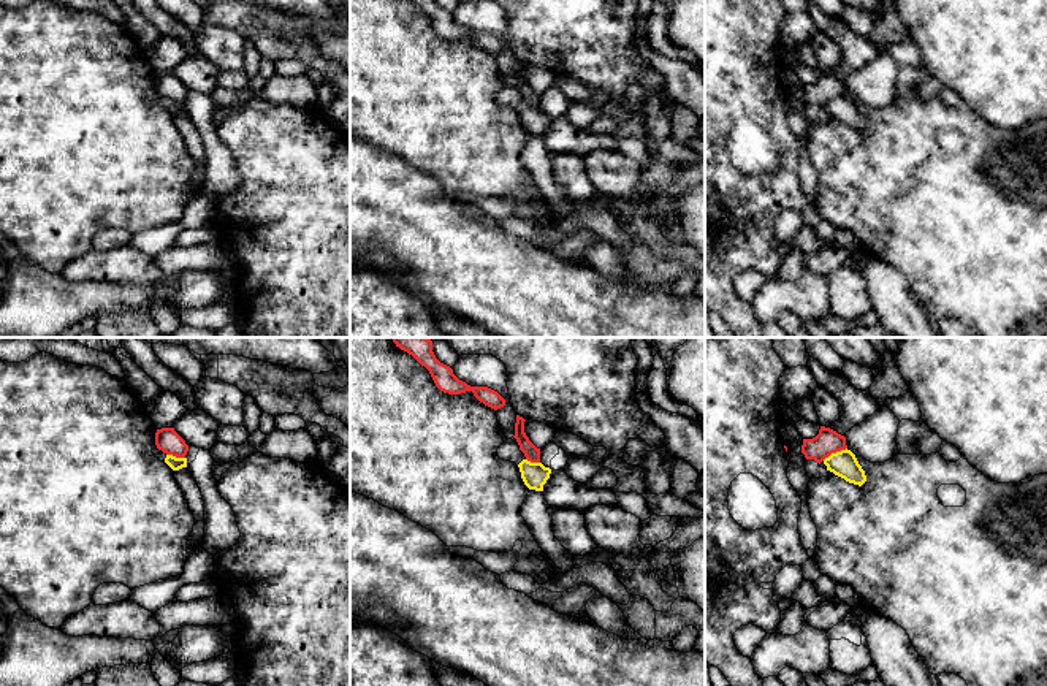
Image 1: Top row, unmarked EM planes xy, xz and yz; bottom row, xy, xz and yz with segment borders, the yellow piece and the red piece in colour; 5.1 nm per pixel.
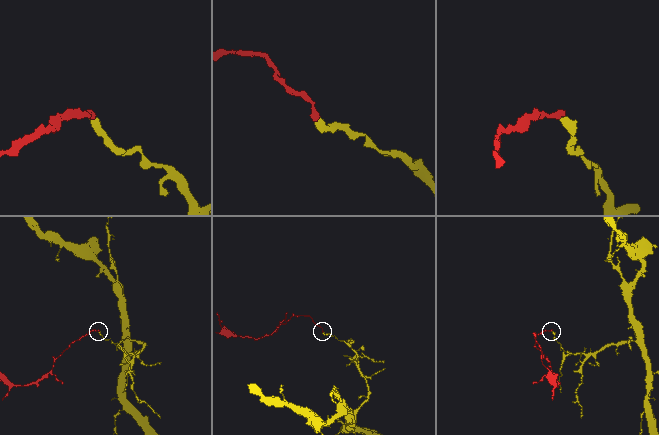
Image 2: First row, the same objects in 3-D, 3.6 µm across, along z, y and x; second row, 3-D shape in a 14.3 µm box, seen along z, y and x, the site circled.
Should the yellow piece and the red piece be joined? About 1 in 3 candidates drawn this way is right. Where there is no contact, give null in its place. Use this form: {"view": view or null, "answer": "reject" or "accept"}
{"view": "yz", "answer": "reject"}

